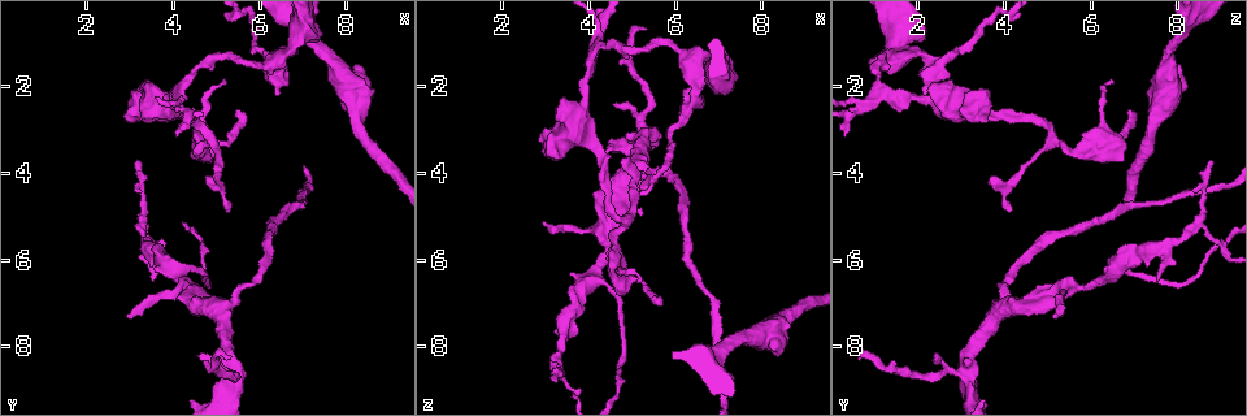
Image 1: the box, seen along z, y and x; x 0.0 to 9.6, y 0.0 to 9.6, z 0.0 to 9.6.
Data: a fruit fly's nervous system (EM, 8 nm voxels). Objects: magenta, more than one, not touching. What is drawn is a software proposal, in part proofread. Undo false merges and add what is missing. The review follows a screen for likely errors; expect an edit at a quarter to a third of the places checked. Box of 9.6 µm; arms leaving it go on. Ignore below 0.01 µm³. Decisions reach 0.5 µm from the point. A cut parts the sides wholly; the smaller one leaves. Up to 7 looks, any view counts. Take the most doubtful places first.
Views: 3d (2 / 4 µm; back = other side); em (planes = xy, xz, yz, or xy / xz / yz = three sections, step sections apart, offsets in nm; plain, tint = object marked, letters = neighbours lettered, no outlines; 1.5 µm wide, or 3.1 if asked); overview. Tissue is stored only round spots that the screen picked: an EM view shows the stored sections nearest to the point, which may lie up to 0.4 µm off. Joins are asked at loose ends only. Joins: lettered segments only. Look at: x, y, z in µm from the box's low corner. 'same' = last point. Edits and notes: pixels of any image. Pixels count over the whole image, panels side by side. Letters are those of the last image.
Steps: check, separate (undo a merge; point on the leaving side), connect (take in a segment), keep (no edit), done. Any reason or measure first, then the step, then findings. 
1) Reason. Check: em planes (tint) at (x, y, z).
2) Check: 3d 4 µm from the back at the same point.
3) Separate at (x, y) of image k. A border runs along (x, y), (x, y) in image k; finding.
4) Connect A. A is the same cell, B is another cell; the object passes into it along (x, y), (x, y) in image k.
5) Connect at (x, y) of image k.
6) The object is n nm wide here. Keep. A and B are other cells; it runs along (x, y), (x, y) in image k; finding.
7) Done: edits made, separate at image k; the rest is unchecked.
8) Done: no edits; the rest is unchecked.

Thin end. Check: 3d 4 µm at (5.20, 1.90, 6.50).

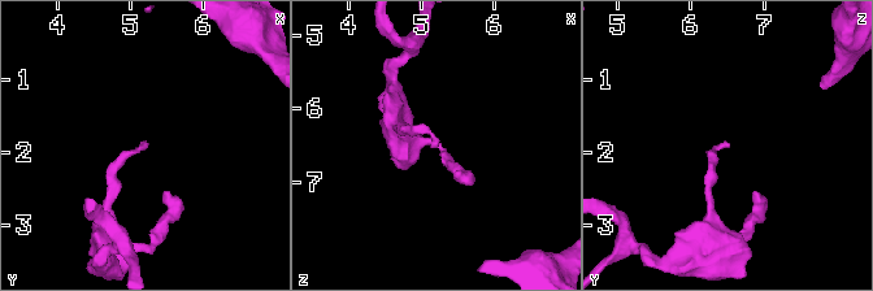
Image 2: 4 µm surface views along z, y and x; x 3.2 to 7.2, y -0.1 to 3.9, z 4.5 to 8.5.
Check: em yz step 8 (tint) at (5.20, 1.85, 6.50).

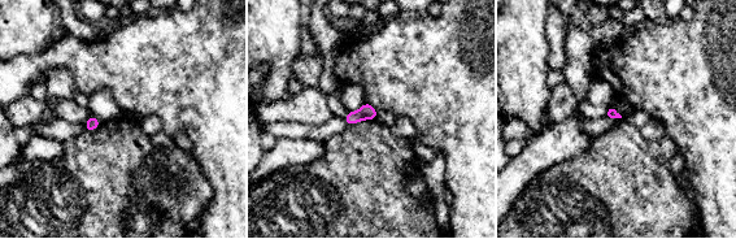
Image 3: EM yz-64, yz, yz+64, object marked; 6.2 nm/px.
Check: em planes (letters) at the same point.

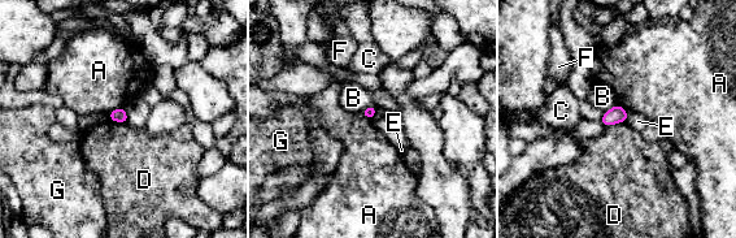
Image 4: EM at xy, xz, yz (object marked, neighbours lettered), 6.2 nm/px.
Keep. A, B, C, D, E, F and G are other cells; a border runs along (122, 107), (114, 108), (107, 116) in image 4; no lettered segment goes on from it.

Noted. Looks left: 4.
Free end. Check: em planes (letters) at (5.20, 4.90, 4.15).

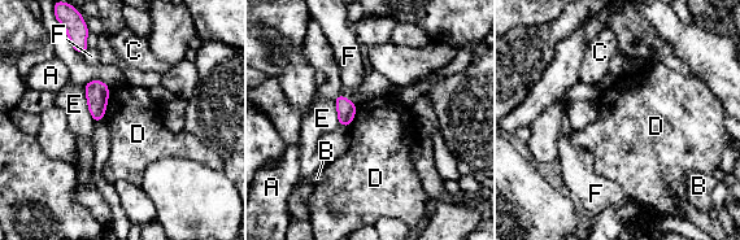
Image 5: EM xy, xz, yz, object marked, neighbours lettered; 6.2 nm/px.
Keep. A, B, C, D, E and F are other cells; a border runs along (83, 84), (87, 109), (95, 121) in image 5; none of them fits.

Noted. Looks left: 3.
Branch stops here. Check: 3d 2 µm at (5.30, 8.20, 0.70).

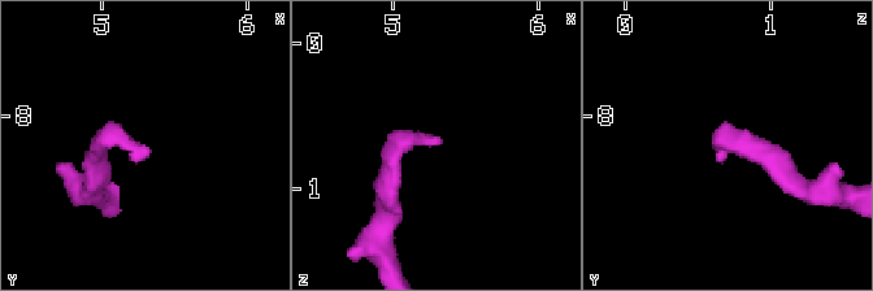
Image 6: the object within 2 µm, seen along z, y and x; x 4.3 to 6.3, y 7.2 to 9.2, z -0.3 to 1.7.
Need the tissue. Check: em planes (letters) at (5.30, 8.28, 0.68).

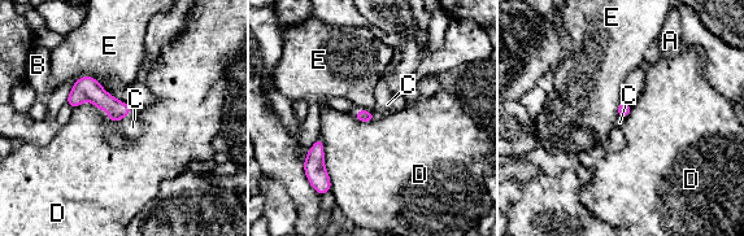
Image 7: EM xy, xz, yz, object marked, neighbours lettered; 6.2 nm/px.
The object is 80 nm wide here. Connect C. C is the same cell, A, B, D and E are other cells; the object passes into it along (92, 91), (124, 117), (133, 127) in image 7; it goes on there.

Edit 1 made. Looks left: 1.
Done: edits made, connect at image 7; the rest is unchecked.

